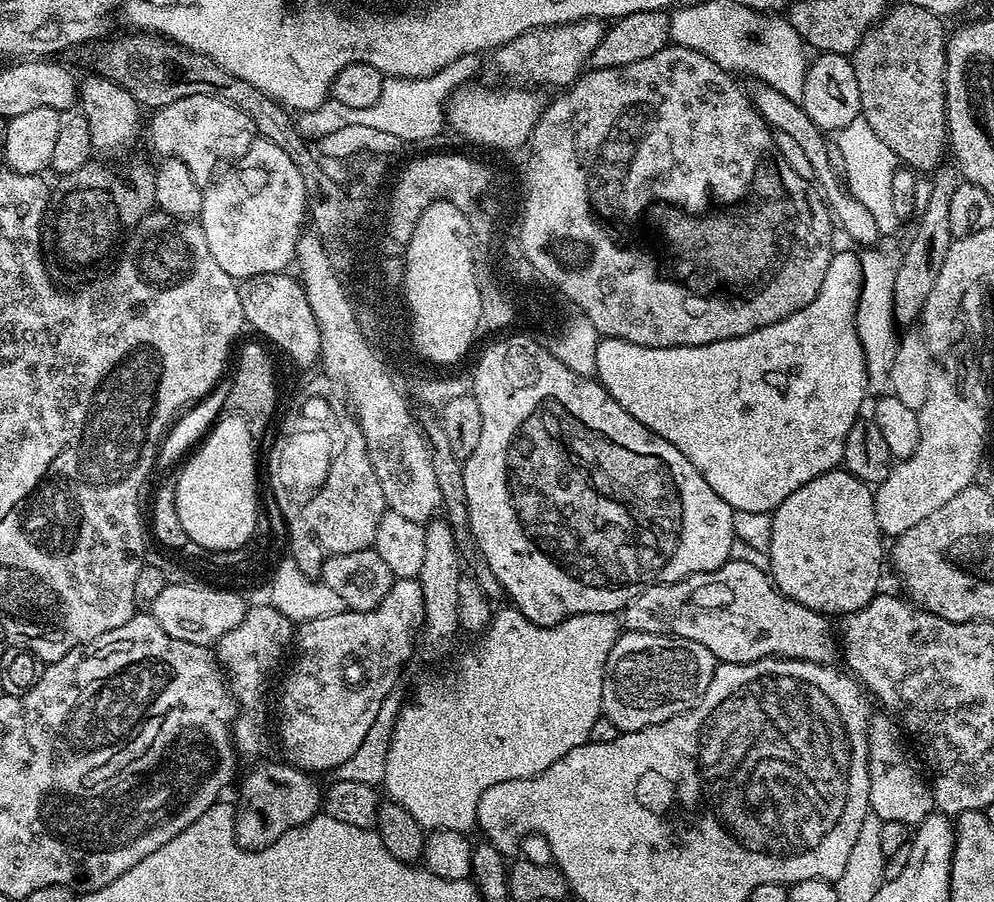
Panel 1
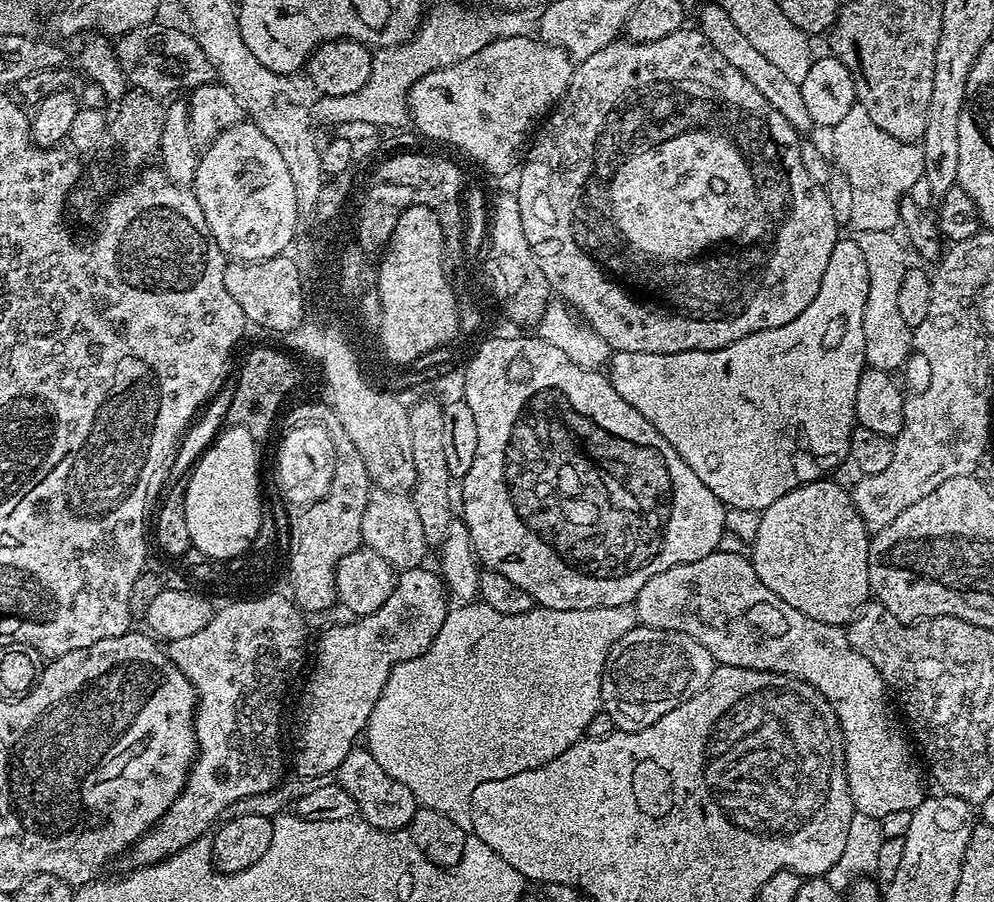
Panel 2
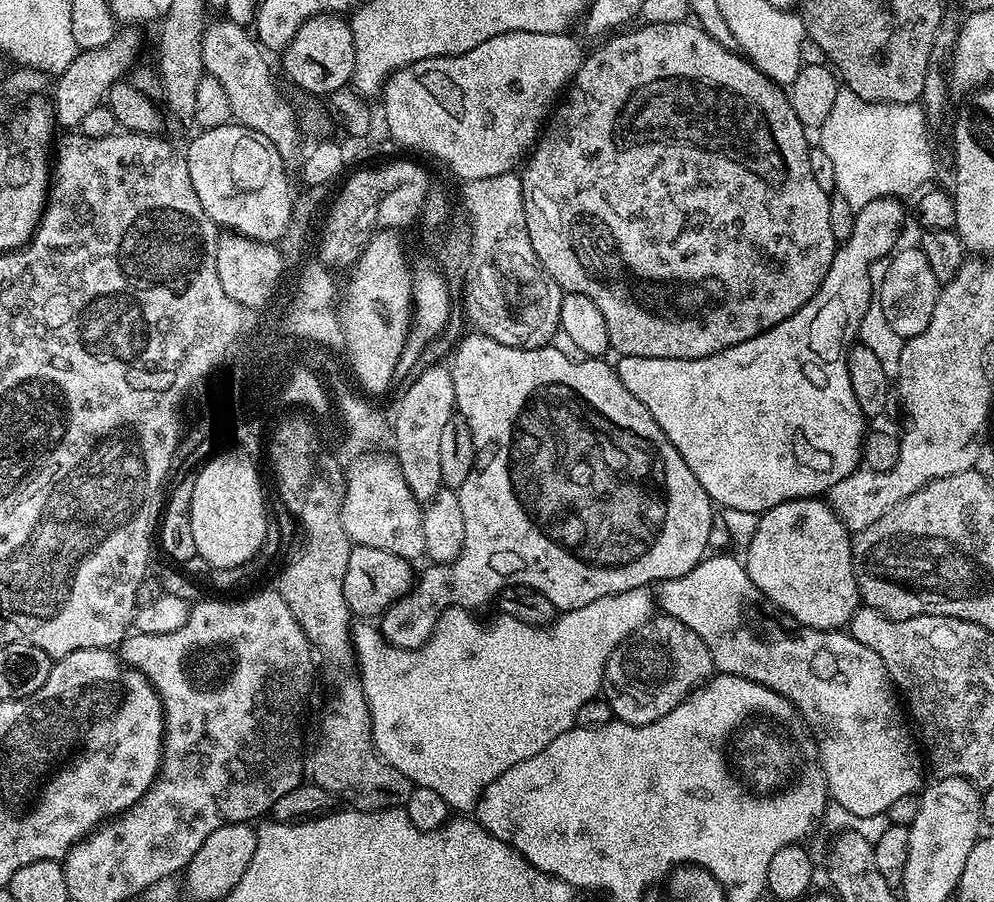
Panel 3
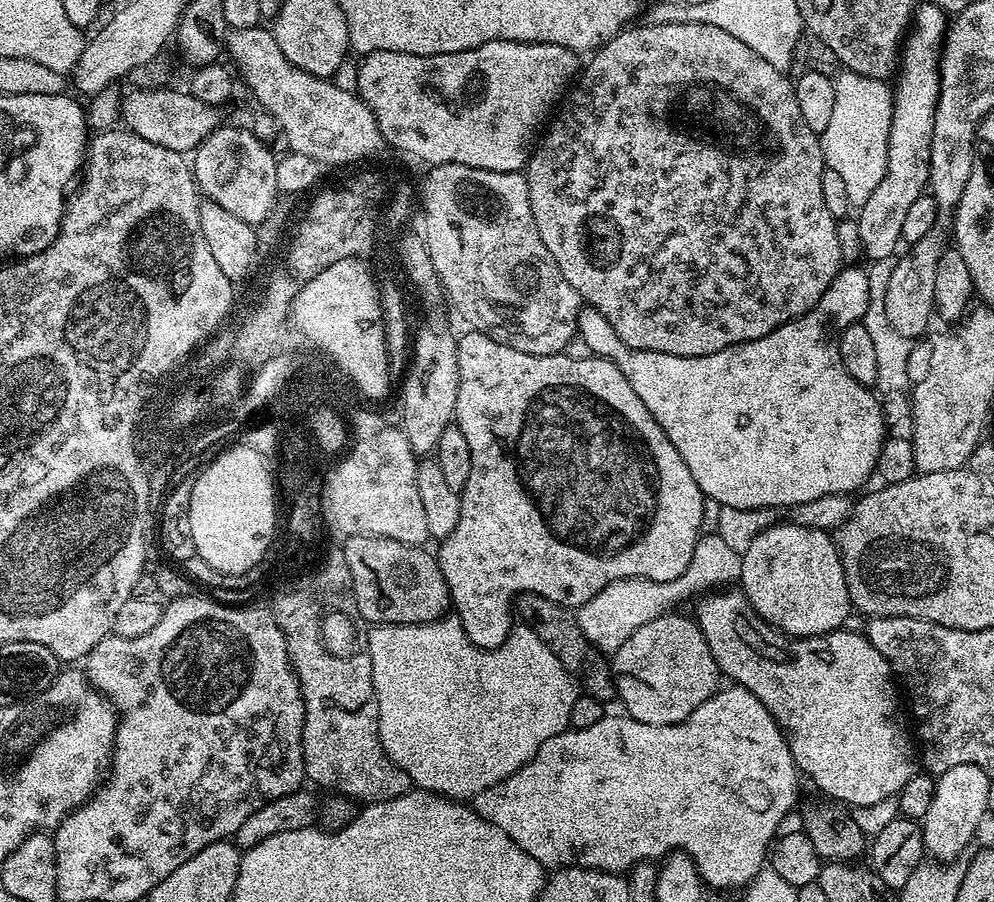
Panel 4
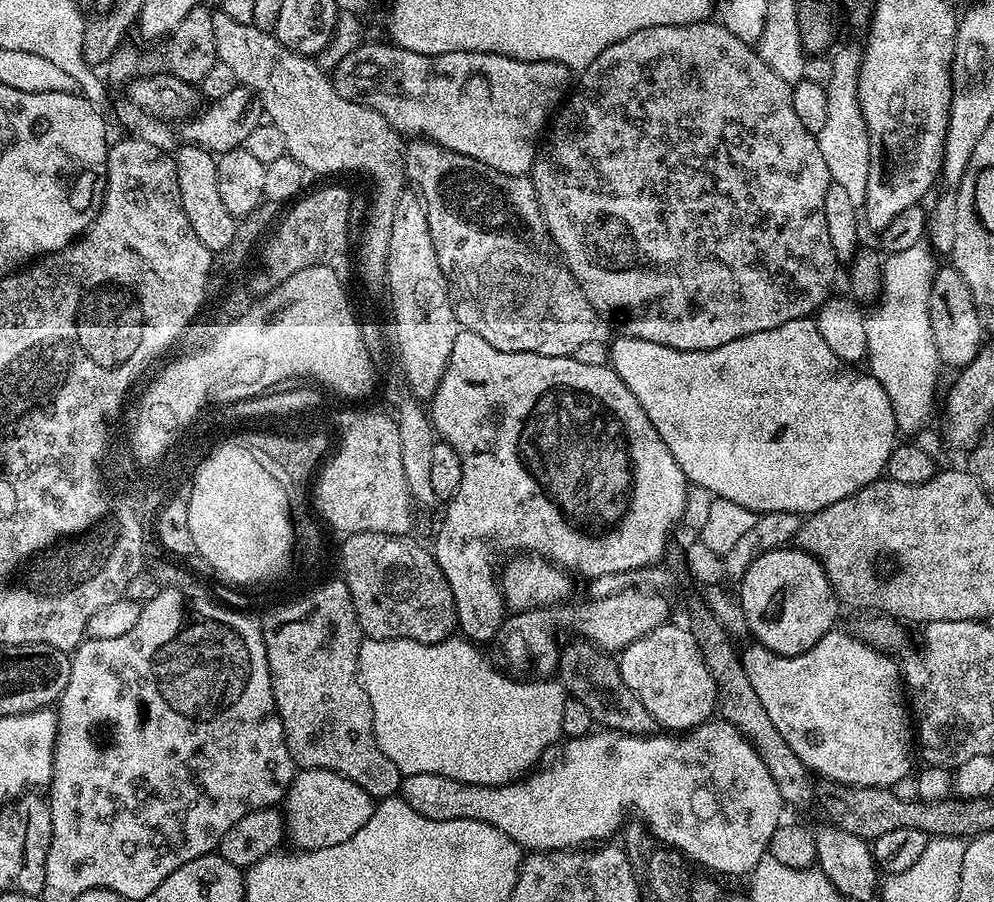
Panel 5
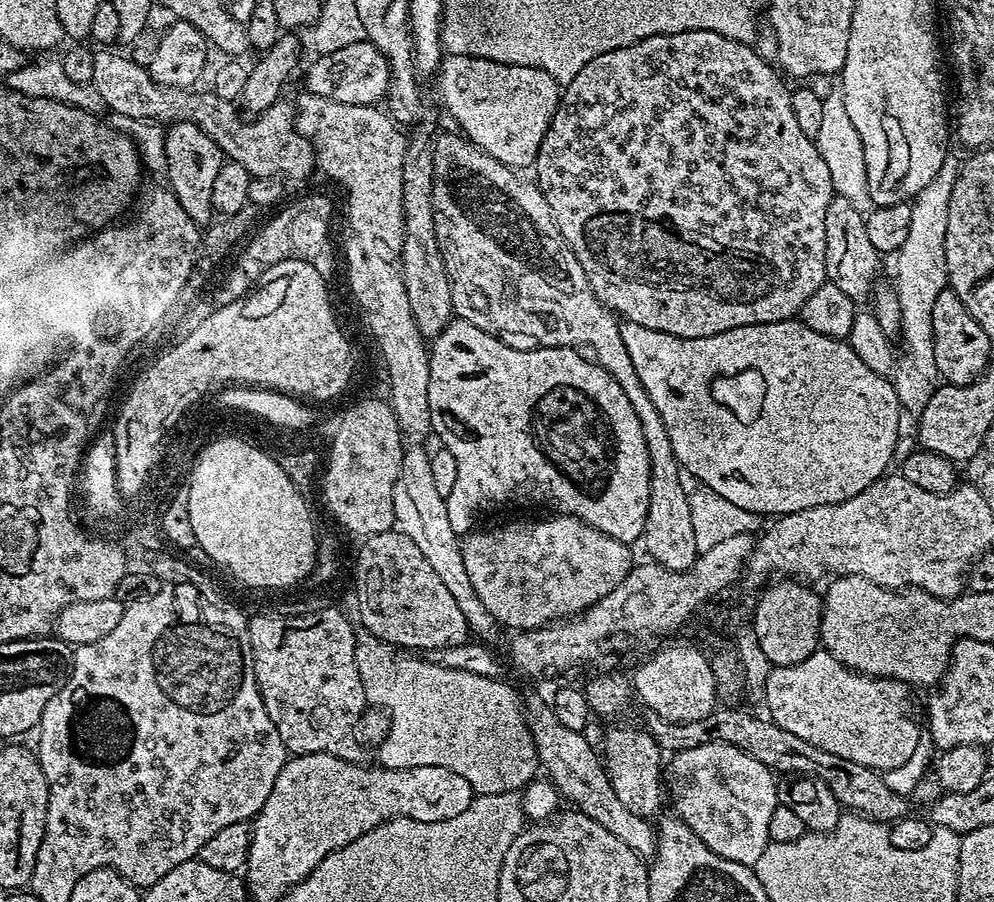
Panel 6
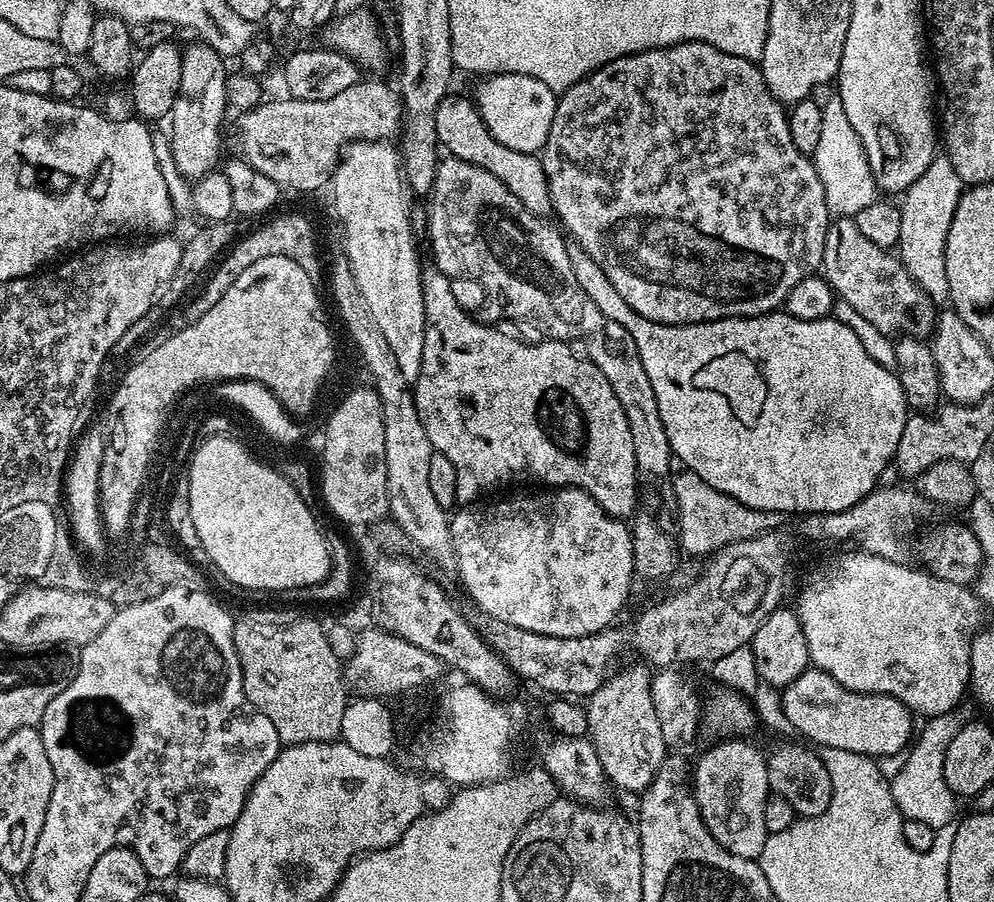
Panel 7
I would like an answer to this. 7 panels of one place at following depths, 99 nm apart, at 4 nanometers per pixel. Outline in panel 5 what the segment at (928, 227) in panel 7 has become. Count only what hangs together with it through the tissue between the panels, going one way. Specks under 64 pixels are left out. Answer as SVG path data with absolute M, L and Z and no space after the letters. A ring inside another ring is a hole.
M921 242L914 246L908 247L901 252L891 253L890 258L883 261L882 282L884 283L883 292L880 295L878 303L866 315L866 346L868 347L868 354L866 357L867 371L873 378L882 386L882 390L886 390L886 398L890 398L890 406L894 410L894 422L896 423L897 433L906 435L905 437L912 438L915 432L920 432L932 420L932 403L936 400L936 383L940 380L940 371L942 365L940 363L940 355L934 346L934 330L930 330L930 290L934 282L934 274L938 267L937 257L934 255L932 248L927 243Z

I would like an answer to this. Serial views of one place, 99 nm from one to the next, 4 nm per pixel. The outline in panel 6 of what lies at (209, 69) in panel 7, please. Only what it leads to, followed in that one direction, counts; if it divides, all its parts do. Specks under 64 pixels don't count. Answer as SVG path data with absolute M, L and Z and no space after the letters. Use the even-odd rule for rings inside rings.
M181 119L173 123L165 131L164 137L166 138L166 166L168 167L167 187L175 194L182 210L190 214L190 218L196 225L207 225L214 216L211 190L220 168L226 163L226 157L219 146L189 119Z

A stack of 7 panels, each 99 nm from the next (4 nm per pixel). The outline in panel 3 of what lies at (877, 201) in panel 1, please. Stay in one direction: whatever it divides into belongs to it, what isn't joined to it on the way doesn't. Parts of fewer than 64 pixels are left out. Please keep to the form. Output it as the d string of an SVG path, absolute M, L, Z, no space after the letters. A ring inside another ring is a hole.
M841 87L838 98L834 100L830 118L826 118L826 122L818 130L818 147L826 152L834 165L836 192L846 198L852 208L859 210L870 206L870 202L887 196L905 198L911 192L919 193L929 183L928 176L936 172L936 160L928 145L928 131L930 128L919 103L875 104L863 100L848 88Z

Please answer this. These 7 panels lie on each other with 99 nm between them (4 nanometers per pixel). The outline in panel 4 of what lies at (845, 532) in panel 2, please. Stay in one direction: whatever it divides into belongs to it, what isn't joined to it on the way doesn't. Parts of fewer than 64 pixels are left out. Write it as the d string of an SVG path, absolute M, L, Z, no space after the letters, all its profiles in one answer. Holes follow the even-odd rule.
M791 522L773 523L758 538L747 541L738 584L766 623L793 638L839 632L847 625L848 612L853 611L844 562L835 539L822 530Z

